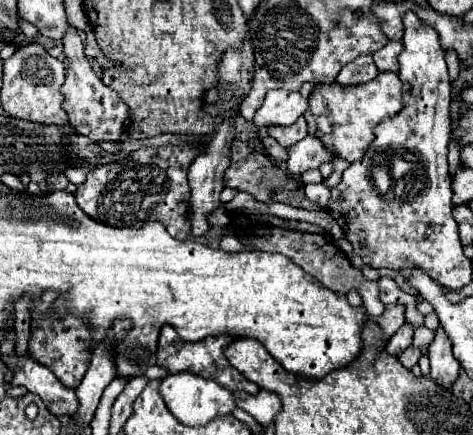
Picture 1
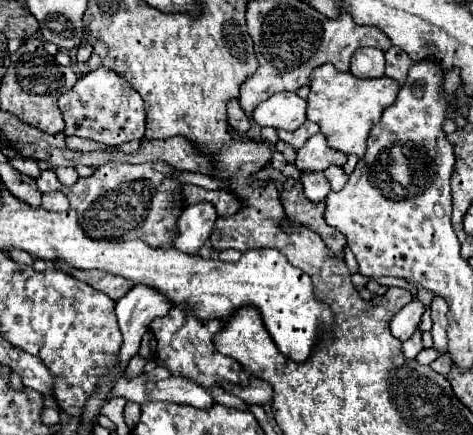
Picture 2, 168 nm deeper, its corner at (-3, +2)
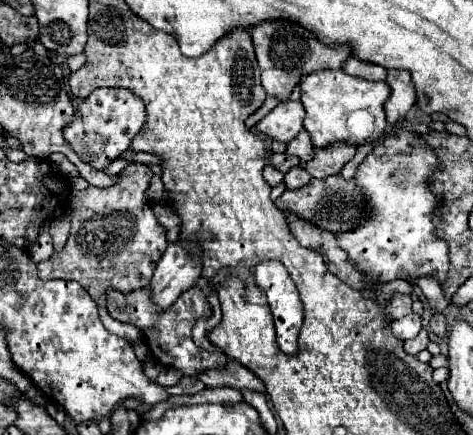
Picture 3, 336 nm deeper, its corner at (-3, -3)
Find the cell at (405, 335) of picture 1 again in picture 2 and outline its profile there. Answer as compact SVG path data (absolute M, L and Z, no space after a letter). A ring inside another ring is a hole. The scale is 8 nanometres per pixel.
M413 300L409 302L405 308L401 308L393 320L391 320L391 334L397 338L397 340L407 340L417 328L419 328L419 322L421 322L421 316L423 316L425 308L419 300Z

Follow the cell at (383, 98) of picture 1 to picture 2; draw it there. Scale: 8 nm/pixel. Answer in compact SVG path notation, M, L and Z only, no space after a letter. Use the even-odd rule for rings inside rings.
M323 64L315 68L309 76L309 98L307 98L307 120L315 122L321 128L321 134L327 138L327 144L343 154L365 154L365 142L371 126L381 120L381 114L391 106L399 94L399 84L387 76L375 80L355 78L351 72L341 72L333 64Z

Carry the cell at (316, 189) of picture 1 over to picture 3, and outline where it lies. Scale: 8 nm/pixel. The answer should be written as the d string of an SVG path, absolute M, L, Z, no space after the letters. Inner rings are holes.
M293 167L293 169L285 175L285 185L287 185L287 189L291 189L291 191L297 191L297 189L309 185L309 181L311 181L309 173L303 171L301 167Z

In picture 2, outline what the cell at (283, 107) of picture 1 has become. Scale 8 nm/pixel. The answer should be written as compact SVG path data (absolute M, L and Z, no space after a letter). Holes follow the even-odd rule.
M281 92L261 102L253 112L253 120L259 126L273 126L293 132L307 120L305 108L307 102L299 98L295 92Z

